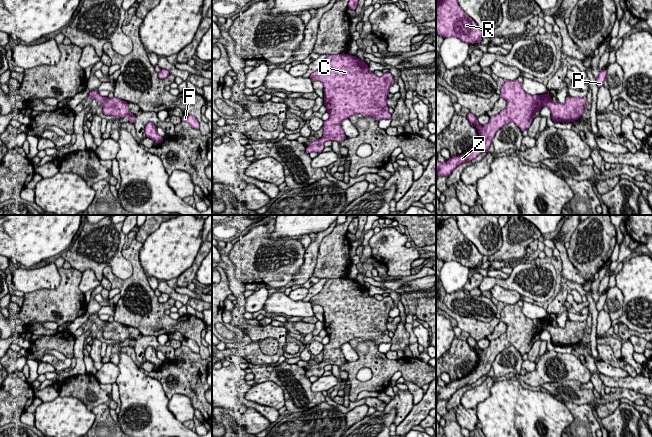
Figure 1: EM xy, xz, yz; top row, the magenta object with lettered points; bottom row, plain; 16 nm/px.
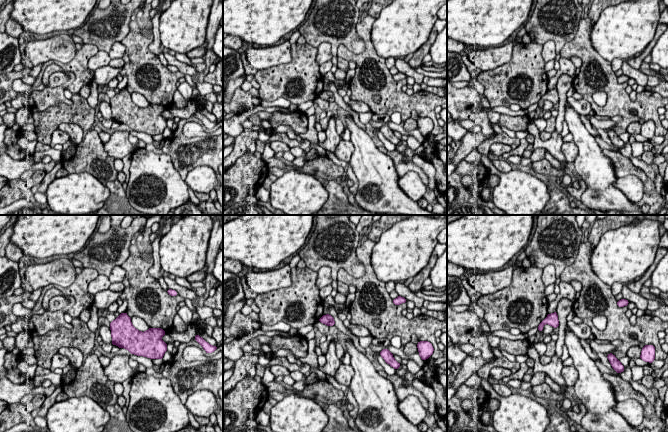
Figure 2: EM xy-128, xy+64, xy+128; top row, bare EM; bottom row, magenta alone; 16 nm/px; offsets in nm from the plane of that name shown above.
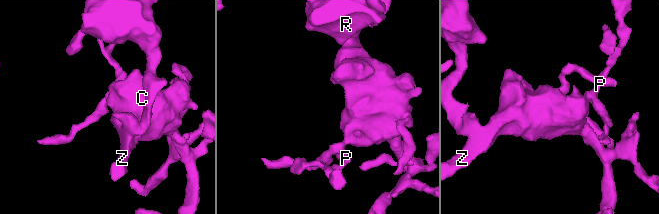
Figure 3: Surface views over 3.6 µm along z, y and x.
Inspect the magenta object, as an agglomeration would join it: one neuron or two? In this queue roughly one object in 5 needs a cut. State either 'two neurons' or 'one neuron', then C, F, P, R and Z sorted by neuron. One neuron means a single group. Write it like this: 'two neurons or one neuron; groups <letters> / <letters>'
one neuron; groups C F P R Z

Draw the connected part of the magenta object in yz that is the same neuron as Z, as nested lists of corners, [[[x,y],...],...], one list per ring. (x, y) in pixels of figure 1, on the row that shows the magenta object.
[[[505,80],[501,86],[500,97],[504,98],[507,105],[499,114],[490,117],[489,123],[481,126],[473,113],[467,114],[469,122],[477,127],[479,138],[477,143],[459,156],[452,156],[444,163],[436,159],[437,177],[449,176],[461,163],[471,161],[478,155],[486,152],[492,143],[496,132],[509,123],[515,123],[523,132],[527,130],[533,120],[531,117],[538,114],[543,106],[551,111],[551,119],[554,123],[573,122],[583,115],[585,97],[566,97],[564,104],[554,103],[550,94],[531,96],[527,94],[518,80]]]

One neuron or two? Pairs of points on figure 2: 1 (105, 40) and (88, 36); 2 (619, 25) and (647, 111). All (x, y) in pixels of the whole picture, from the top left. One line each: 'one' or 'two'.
1: one
2: two

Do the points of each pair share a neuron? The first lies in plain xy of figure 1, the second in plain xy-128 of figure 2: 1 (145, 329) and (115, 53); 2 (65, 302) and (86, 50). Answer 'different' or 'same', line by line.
1: different
2: same

